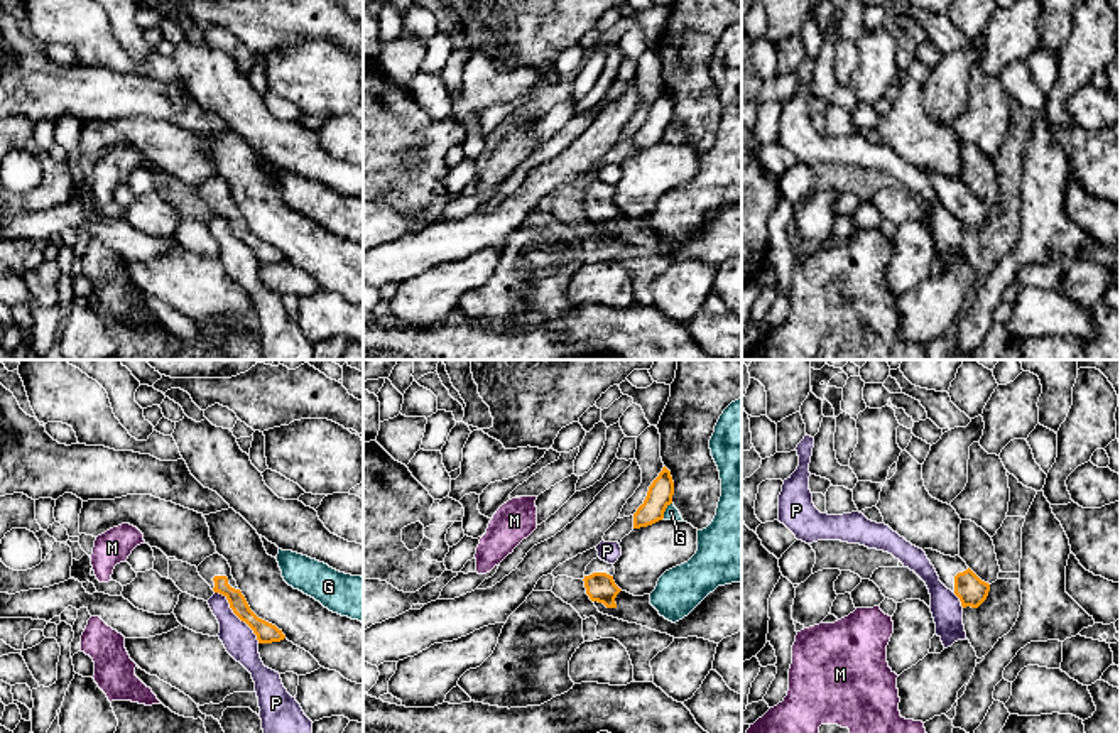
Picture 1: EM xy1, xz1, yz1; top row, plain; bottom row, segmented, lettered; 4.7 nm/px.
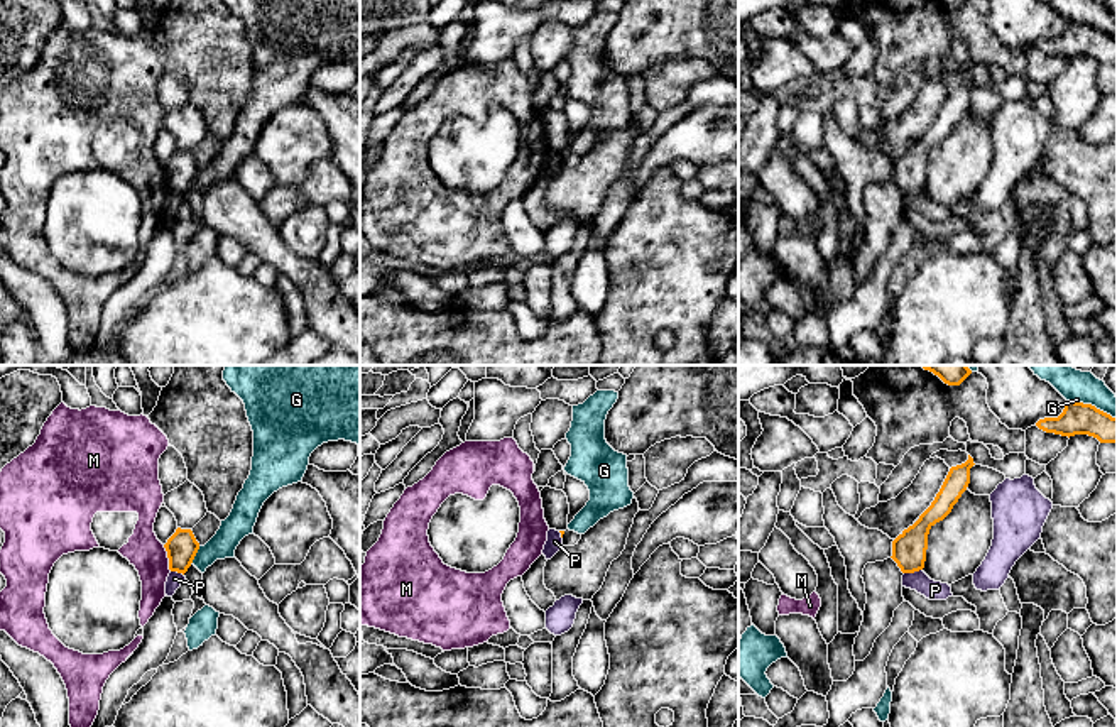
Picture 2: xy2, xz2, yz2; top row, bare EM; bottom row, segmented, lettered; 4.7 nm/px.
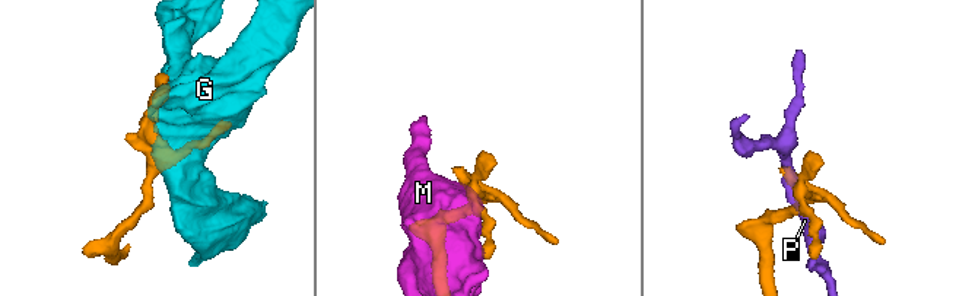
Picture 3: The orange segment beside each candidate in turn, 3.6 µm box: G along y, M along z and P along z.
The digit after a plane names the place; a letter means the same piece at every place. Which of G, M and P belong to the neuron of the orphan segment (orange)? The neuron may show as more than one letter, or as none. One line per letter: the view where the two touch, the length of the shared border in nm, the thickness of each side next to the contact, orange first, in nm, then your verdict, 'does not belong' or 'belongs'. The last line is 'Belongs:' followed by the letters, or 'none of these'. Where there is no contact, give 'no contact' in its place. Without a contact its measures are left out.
G: meets orange in xz1; contact 90 nm long; 120 nm thick on the orange side, 70 nm on the other; does not belong
M: meets orange in xy2; contact 130 nm long; 150 nm thick on the orange side, 170 nm on the other; does not belong
P: meets orange in xy1; contact 320 nm long; 100 nm thick on the orange side, 160 nm on the other; does not belong
Belongs: none of these

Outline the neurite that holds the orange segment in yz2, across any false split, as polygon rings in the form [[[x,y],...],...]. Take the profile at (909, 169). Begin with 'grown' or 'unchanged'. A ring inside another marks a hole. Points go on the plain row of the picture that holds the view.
unchanged | [[[968,76],[965,85],[951,88],[931,127],[892,162],[891,179],[902,194],[914,194],[924,189],[929,150],[951,134],[967,112],[973,86],[973,79]]]

